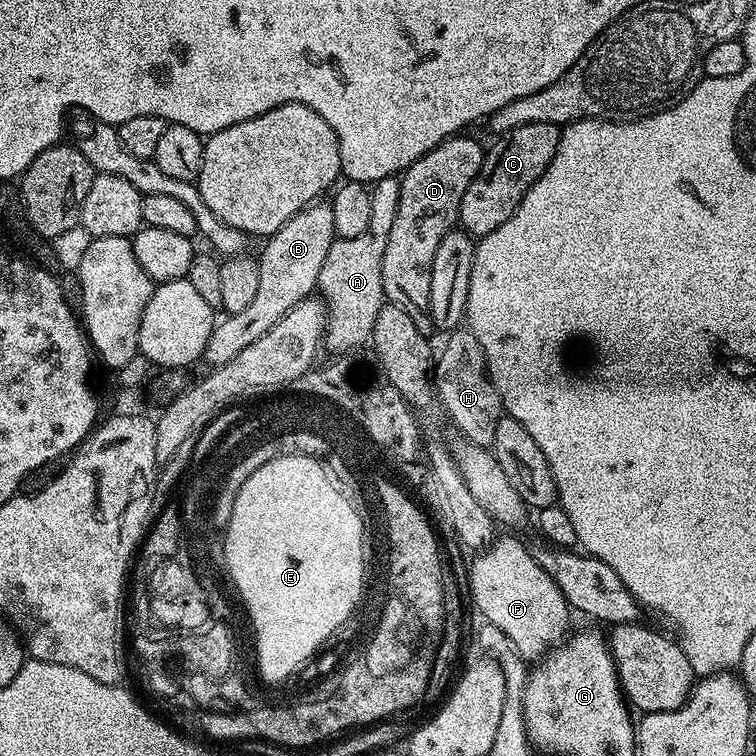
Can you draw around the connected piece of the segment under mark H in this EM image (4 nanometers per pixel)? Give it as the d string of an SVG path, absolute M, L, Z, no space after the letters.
M456 330L439 349L437 367L439 369L437 393L441 395L442 406L445 408L445 417L452 419L452 424L465 437L467 443L481 446L491 446L495 438L496 424L502 417L500 395L496 387L488 379L484 362L484 351L474 338L474 334L467 330Z

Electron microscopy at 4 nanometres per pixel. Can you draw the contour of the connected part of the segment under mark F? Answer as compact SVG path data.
M499 536L469 566L468 588L472 591L477 610L484 615L483 619L498 626L498 630L510 638L513 649L521 657L536 662L545 655L546 649L553 643L551 640L563 630L570 605L554 578L542 570L533 549L528 549L522 541L512 536Z

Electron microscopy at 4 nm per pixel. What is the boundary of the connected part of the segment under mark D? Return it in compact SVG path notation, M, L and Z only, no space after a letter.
M468 134L449 136L434 150L422 154L399 177L400 197L398 198L398 214L394 214L394 226L386 238L386 252L382 254L382 286L387 303L396 304L409 314L423 313L430 302L430 270L434 266L434 254L438 251L438 242L457 223L460 215L462 194L466 194L466 186L474 182L478 170L482 170L485 145L471 140Z

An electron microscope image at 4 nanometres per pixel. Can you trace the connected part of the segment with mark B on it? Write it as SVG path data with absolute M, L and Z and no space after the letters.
M321 198L313 203L307 204L305 208L303 208L298 214L294 214L290 218L290 222L286 222L281 226L278 231L267 237L263 241L264 249L261 250L260 256L258 255L258 263L260 266L260 273L258 274L258 290L254 297L254 302L250 302L250 306L246 306L246 310L242 310L241 312L234 312L228 315L225 315L223 318L224 321L217 323L215 327L212 329L212 337L210 338L210 342L206 346L206 350L204 351L204 355L202 357L203 363L208 363L208 366L212 368L221 368L226 362L230 362L234 358L238 356L238 354L242 354L242 350L246 350L246 345L249 341L256 339L256 336L262 338L266 333L268 333L272 327L280 321L286 314L290 314L290 310L294 310L294 306L298 306L302 301L309 299L317 291L316 283L318 282L318 274L322 270L322 262L326 262L326 253L330 251L330 246L337 240L336 232L334 228L334 210L332 209L331 203L327 199Z

